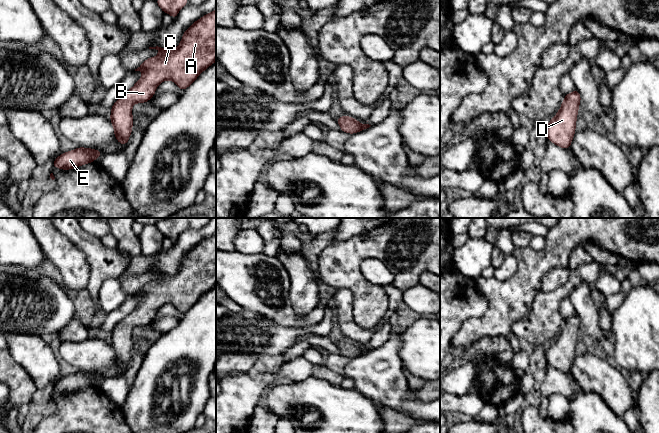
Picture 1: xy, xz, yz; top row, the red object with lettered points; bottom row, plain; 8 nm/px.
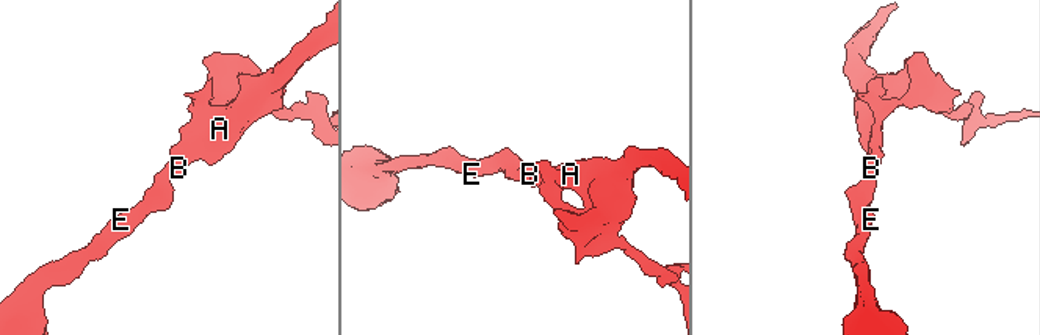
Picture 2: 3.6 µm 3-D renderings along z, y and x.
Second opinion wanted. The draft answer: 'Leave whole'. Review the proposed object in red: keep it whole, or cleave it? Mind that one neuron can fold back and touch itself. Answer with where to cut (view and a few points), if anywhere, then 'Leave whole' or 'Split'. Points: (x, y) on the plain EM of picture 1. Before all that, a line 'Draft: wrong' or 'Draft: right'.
Draft: right
No split. Leave whole

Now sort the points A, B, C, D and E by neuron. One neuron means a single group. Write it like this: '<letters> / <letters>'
A B C D E

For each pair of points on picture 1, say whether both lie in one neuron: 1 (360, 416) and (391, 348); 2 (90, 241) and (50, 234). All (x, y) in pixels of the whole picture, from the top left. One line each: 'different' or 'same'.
1: different
2: different

